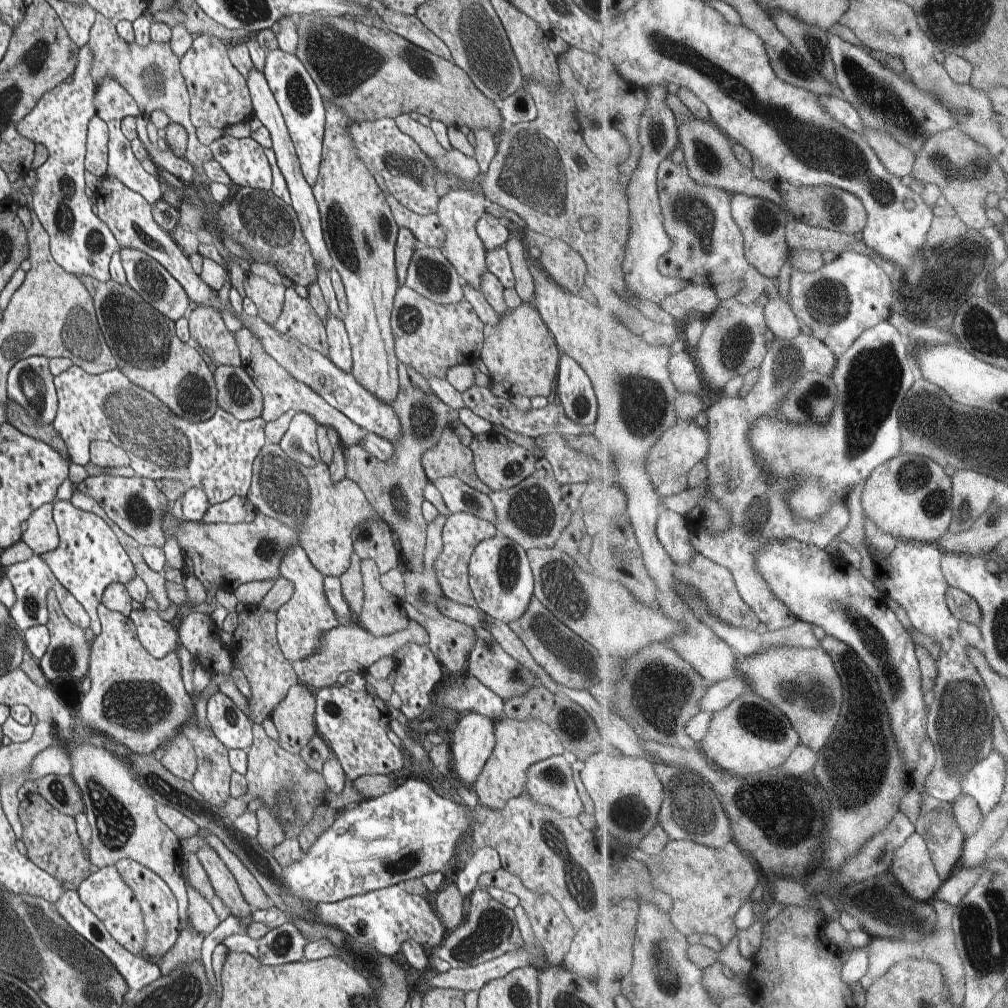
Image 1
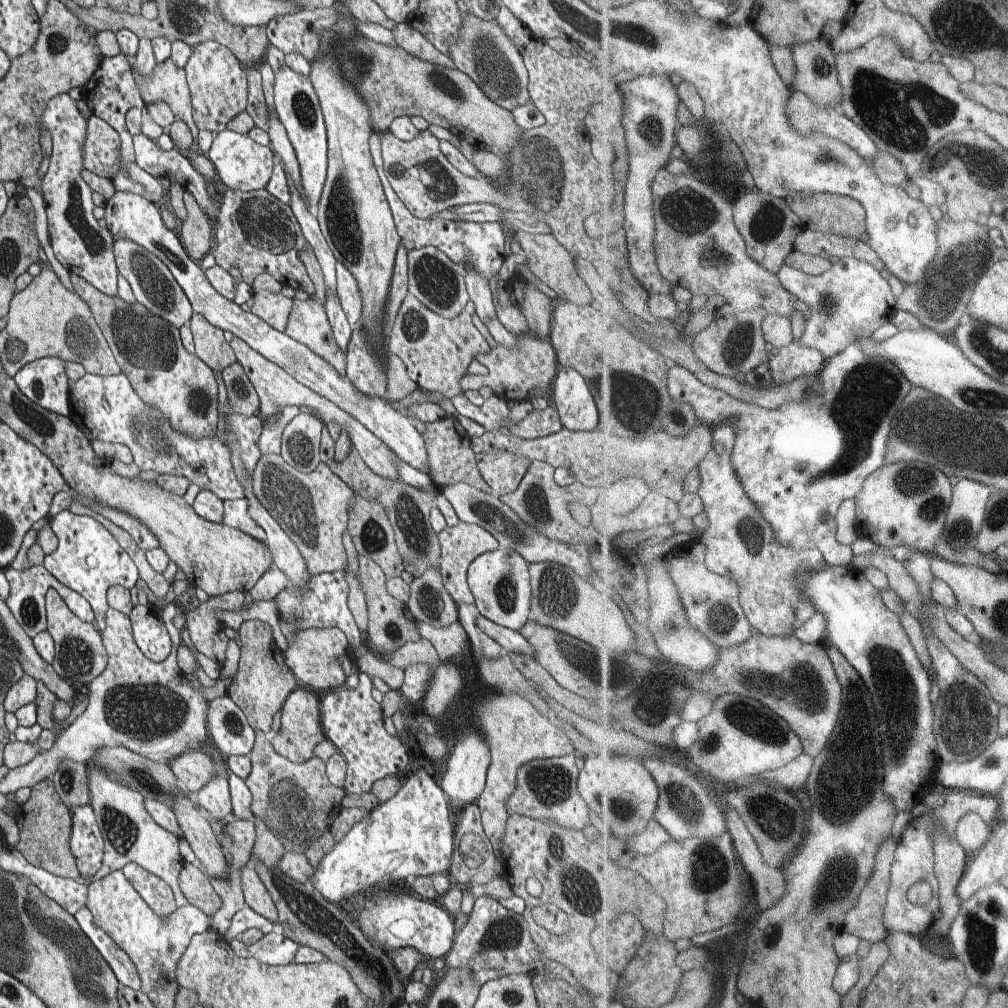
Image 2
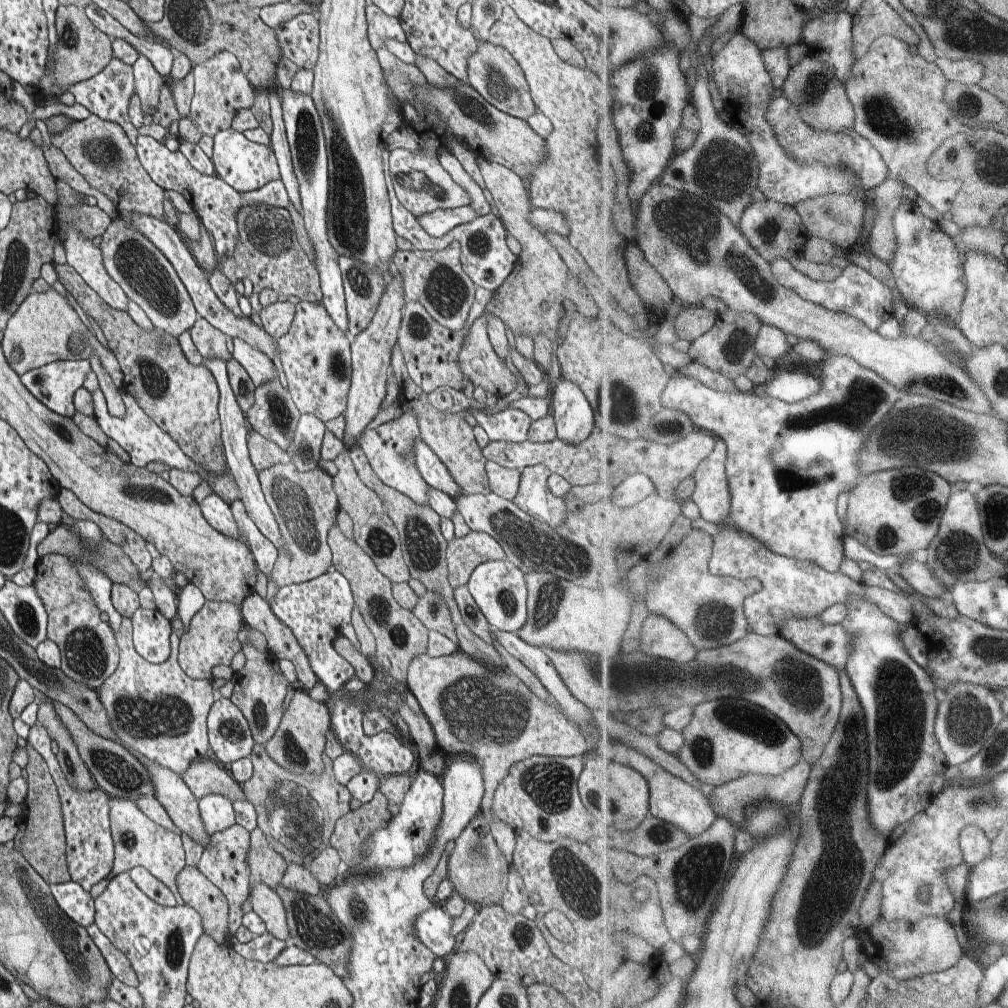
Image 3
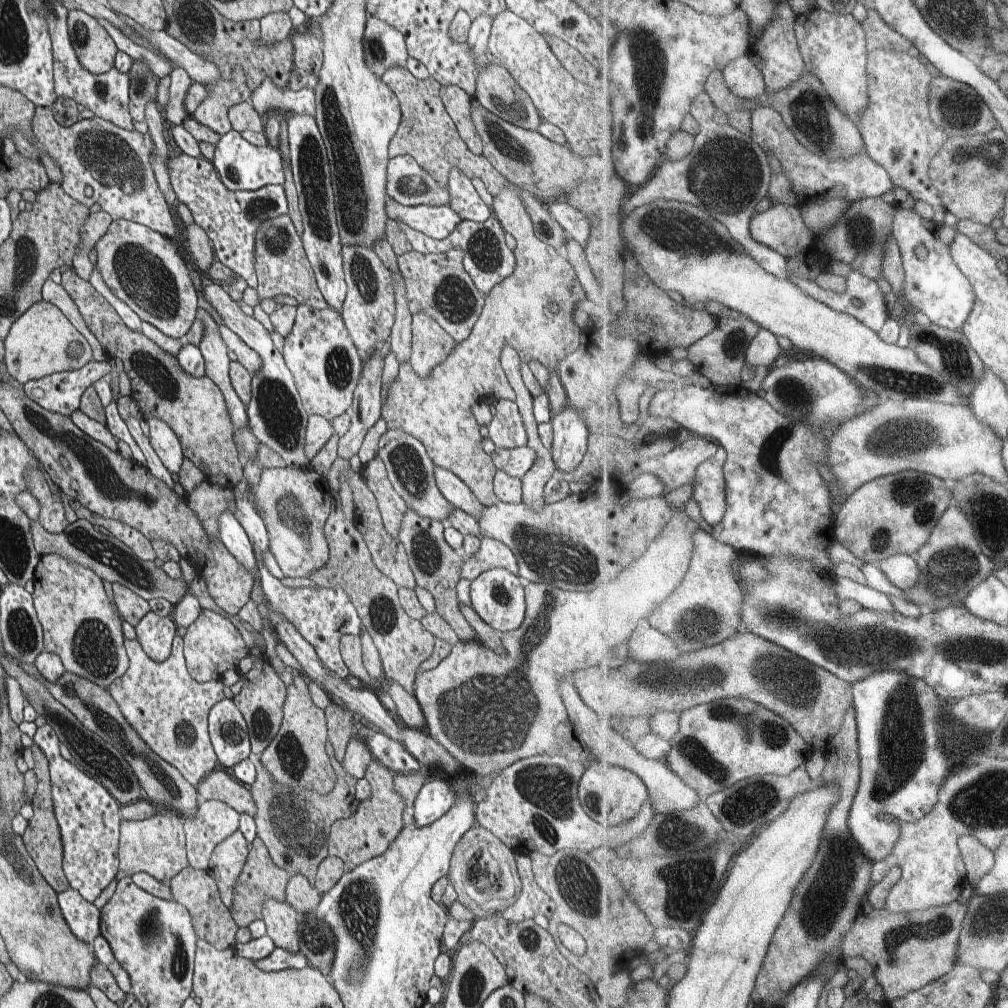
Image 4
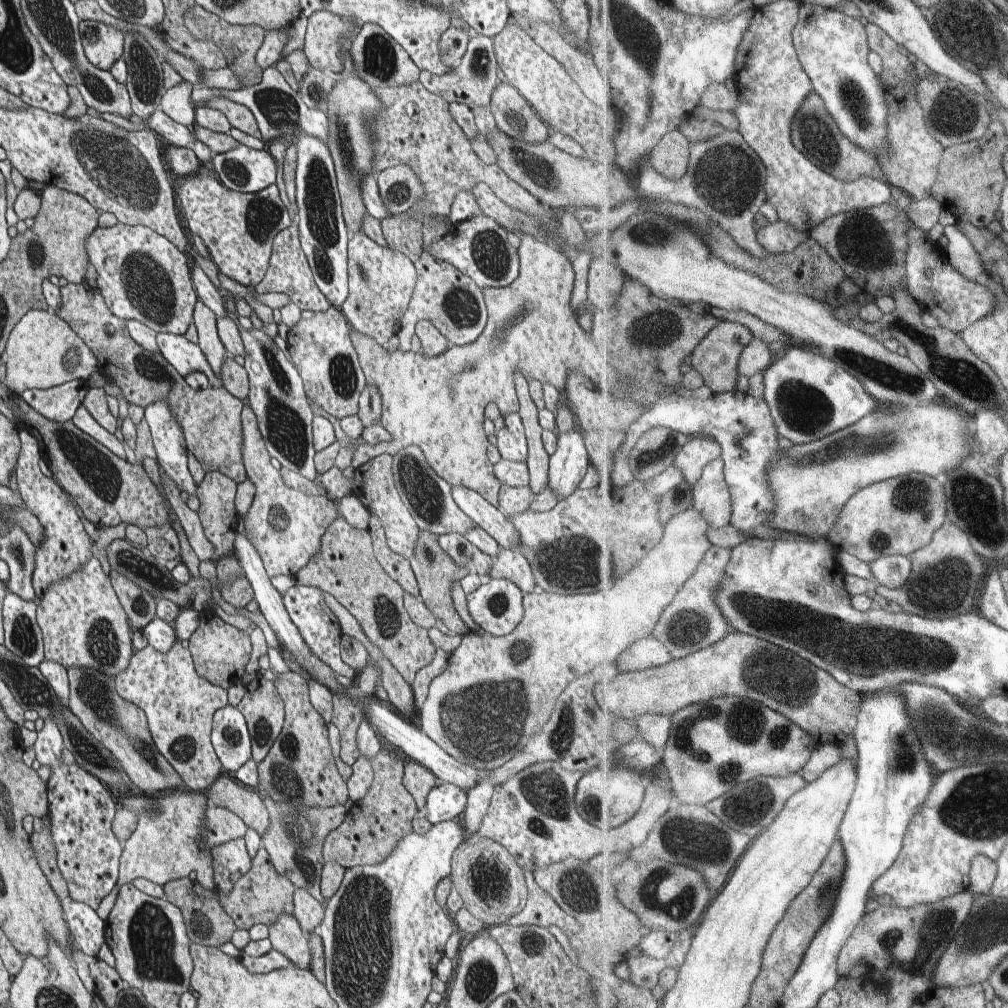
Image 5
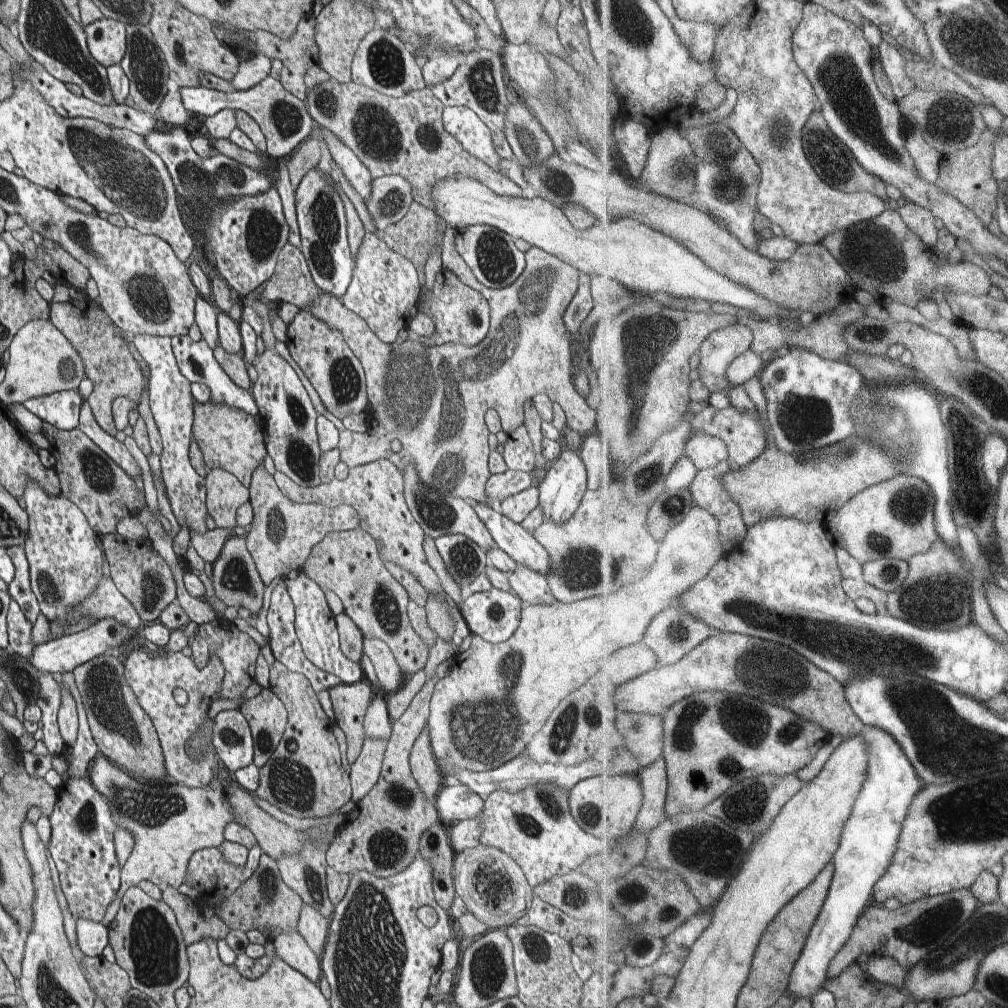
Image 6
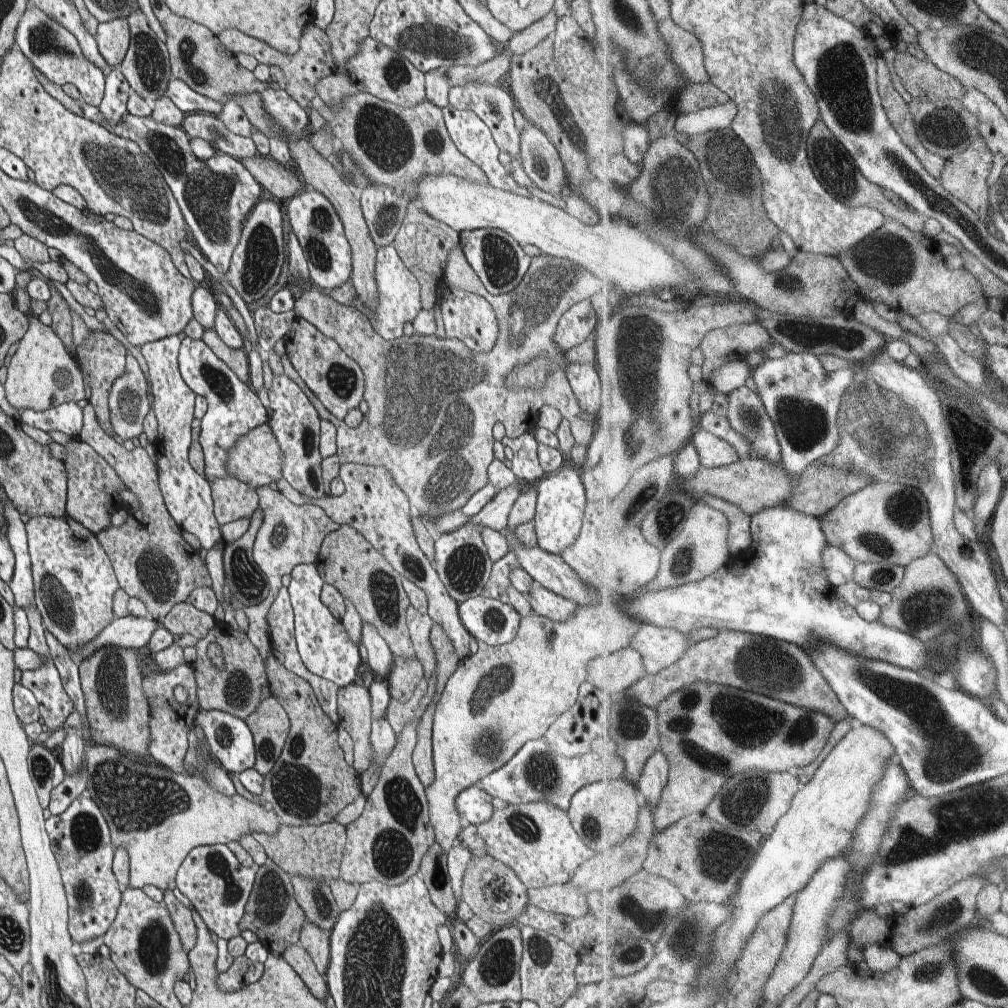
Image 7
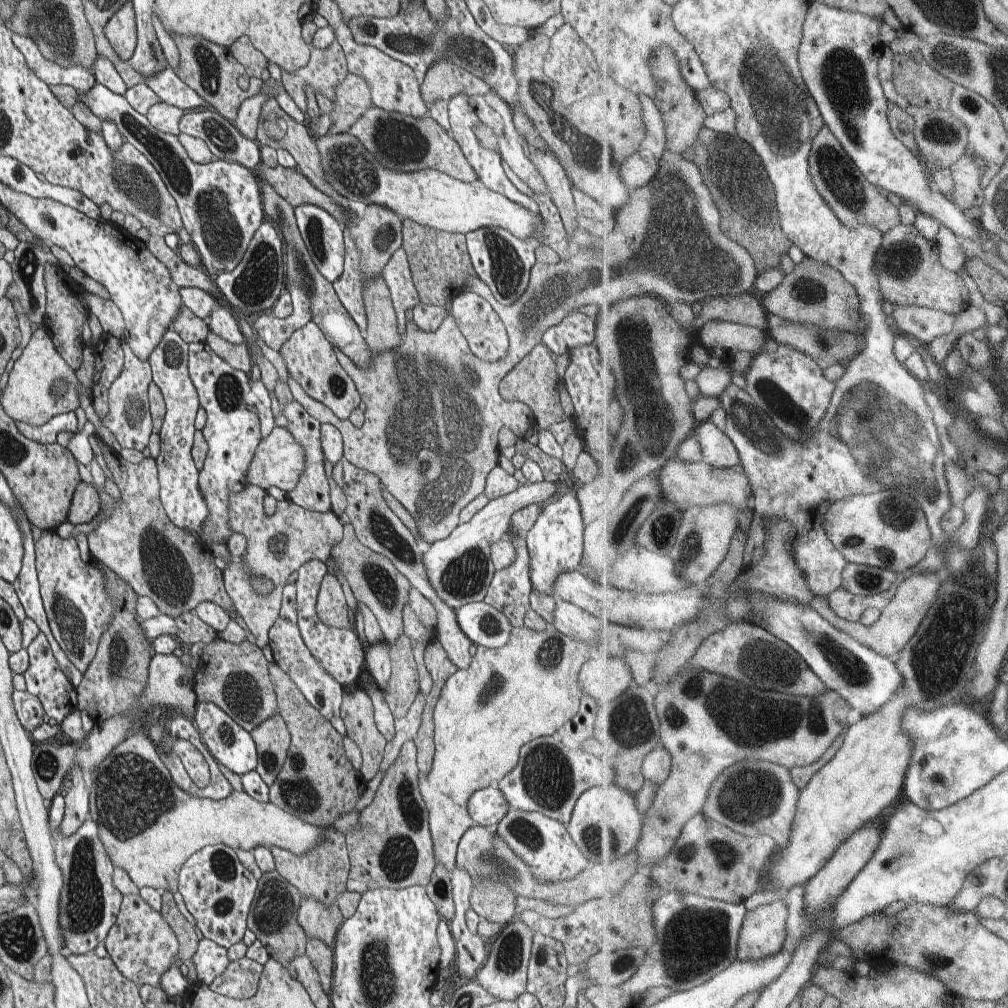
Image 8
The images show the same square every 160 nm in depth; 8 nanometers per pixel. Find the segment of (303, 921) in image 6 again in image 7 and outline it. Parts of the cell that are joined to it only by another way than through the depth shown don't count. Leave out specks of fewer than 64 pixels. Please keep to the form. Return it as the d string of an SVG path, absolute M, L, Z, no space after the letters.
M306 922L302 927L298 944L312 957L318 972L324 977L329 963L329 932Z

